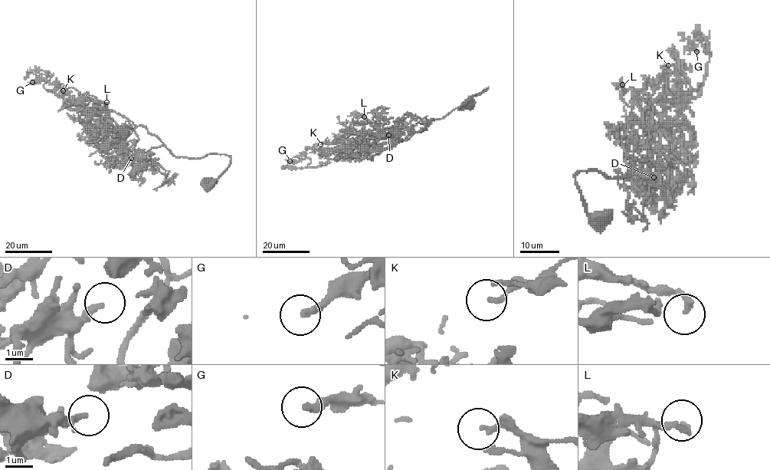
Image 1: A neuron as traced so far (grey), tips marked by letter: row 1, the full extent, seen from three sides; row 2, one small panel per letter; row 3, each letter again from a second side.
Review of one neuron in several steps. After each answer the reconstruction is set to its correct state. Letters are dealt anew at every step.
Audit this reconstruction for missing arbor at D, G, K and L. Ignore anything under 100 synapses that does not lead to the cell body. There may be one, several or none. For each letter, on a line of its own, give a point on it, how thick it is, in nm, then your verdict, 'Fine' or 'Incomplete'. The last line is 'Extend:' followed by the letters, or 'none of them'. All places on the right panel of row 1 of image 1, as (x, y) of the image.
D: Place: (653, 177). Thickness 240 nm. Fine
G: Place: (696, 51). Thickness 280 nm. Fine
K: Place: (668, 65). Thickness 170 nm. Fine
L: Place: (622, 84). Thickness 200 nm. Fine
Extend: none of them

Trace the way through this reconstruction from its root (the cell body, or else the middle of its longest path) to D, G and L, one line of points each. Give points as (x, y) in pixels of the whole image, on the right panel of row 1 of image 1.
D: (601, 218), (587, 212), (575, 175), (627, 175), (622, 136), (631, 124), (650, 133), (650, 185), (653, 177)
G: (601, 218), (575, 175), (629, 173), (622, 136), (657, 97), (699, 95), (709, 55), (698, 37), (696, 51)
L: (601, 218), (587, 212), (575, 175), (627, 175), (622, 136), (653, 99), (654, 113), (647, 116), (622, 84)

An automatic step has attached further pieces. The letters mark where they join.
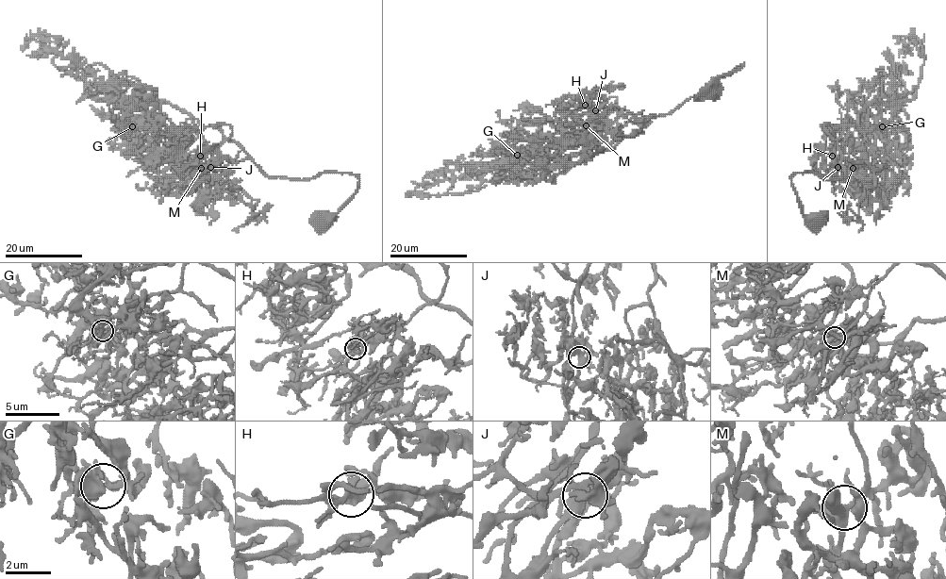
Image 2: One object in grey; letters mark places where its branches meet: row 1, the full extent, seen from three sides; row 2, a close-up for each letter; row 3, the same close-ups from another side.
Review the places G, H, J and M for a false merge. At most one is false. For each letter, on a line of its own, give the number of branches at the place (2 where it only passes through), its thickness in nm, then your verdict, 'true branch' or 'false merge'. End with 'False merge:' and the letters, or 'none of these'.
G: 5 branches meet; 220 nm thick; true branch
H: 6 branches meet; 320 nm thick; true branch
J: 4 branches meet; 400 nm thick; true branch
M: 6 branches meet; 440 nm thick; true branch
False merge: none of these

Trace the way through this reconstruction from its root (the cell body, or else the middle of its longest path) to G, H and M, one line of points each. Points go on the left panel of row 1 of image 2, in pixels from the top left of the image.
G: (328, 219), (355, 192), (356, 175), (270, 176), (219, 129), (163, 100), (143, 103), (141, 119), (132, 126)
H: (328, 219), (355, 192), (356, 175), (270, 176), (228, 140), (202, 168), (200, 156)
M: (328, 219), (355, 192), (356, 175), (270, 176), (228, 140), (206, 162), (211, 169), (201, 167)

